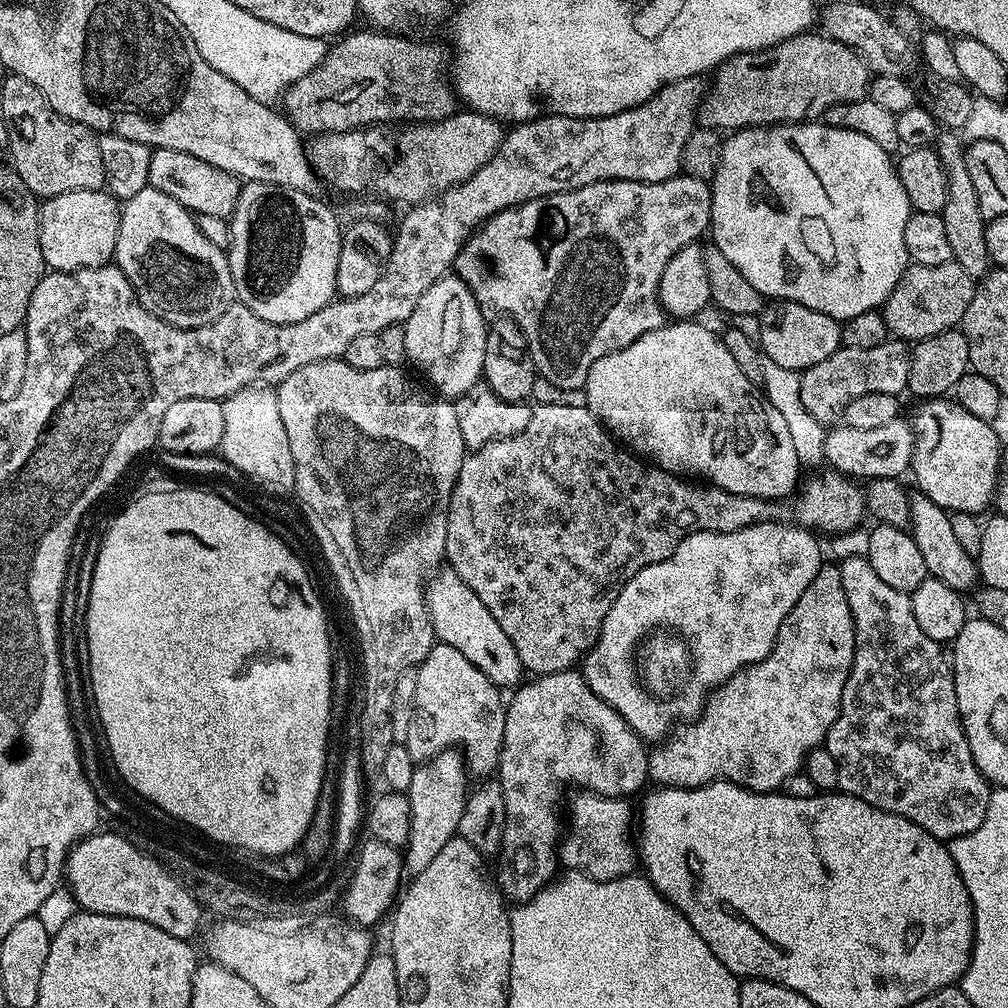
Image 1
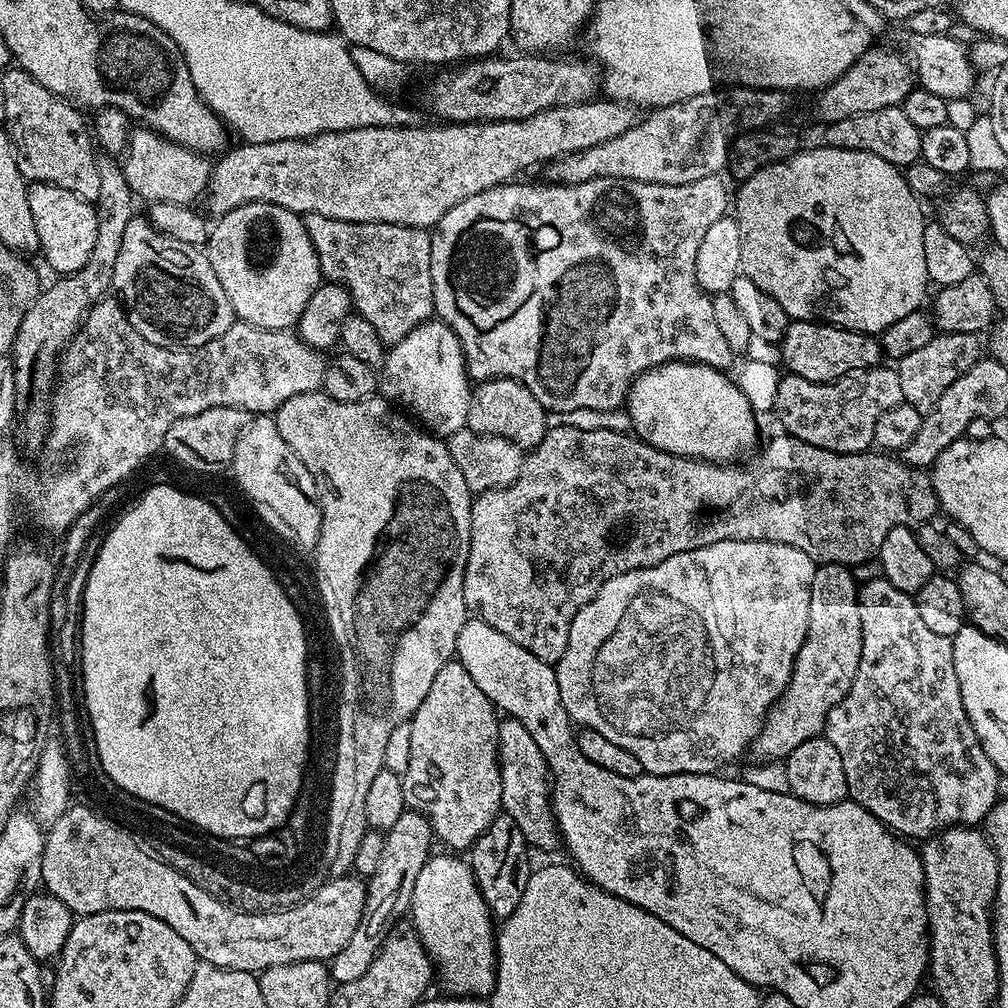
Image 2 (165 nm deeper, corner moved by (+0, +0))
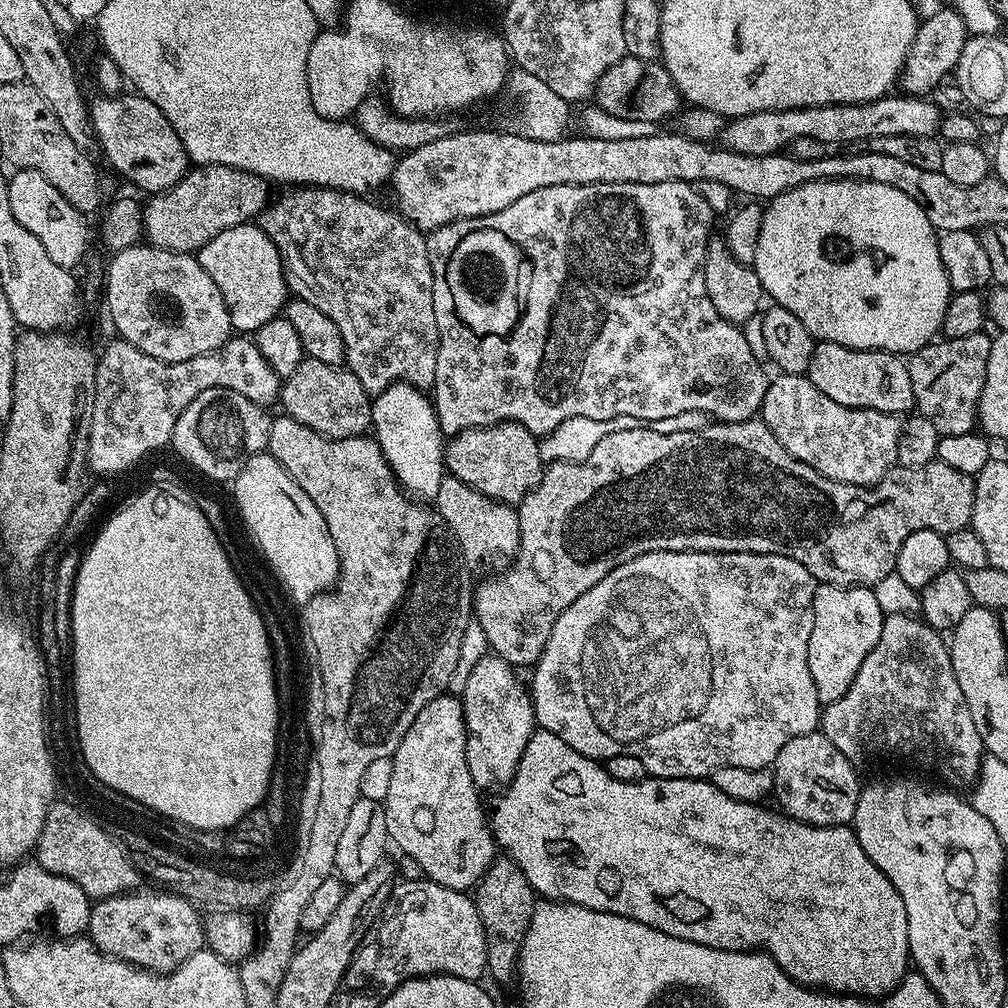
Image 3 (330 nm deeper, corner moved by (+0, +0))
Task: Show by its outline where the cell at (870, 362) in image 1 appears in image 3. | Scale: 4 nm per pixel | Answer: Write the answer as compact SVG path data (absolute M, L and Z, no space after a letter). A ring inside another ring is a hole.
M773 375L769 379L759 415L765 426L774 434L774 438L778 438L778 442L790 455L834 482L871 486L878 483L888 473L888 469L896 464L898 438L902 434L904 420L882 410L838 406L838 402L830 402L830 398L826 398L826 394L818 390L818 386L811 384L807 375Z

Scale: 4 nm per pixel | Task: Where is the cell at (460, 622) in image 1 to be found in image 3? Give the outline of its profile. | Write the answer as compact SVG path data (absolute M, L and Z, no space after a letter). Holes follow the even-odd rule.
M543 730L533 731L516 767L516 777L497 796L500 797L493 802L492 808L490 804L490 827L497 849L520 867L522 874L526 874L526 882L530 882L532 891L545 901L577 904L590 910L618 914L679 940L689 940L718 950L767 952L791 980L797 980L806 988L837 994L848 993L865 998L887 996L899 986L909 971L906 906L902 906L902 898L898 890L894 890L890 878L886 878L886 874L882 874L882 870L878 870L878 866L874 866L874 862L866 858L866 850L862 850L851 827L842 824L814 826L793 820L791 816L779 811L767 812L760 804L747 804L730 798L728 794L722 794L722 790L718 790L718 786L714 786L708 778L666 776L645 778L638 782L618 782L601 761L578 754L578 750L574 750L574 746L566 746L566 742L558 738L558 734Z

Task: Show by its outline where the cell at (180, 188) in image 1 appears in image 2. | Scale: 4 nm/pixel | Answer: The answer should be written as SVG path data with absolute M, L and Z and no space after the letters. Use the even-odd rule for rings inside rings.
M143 126L137 127L128 137L128 147L122 153L122 167L133 197L140 199L141 196L144 202L195 205L195 200L207 193L208 179L212 177L212 164L207 155L192 152Z

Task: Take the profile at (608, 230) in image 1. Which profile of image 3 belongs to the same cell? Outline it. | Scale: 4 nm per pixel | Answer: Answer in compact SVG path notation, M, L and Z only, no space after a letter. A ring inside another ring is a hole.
M675 180L674 182L606 182L605 184L563 184L562 186L546 186L538 190L530 190L530 194L525 194L518 198L516 202L511 202L510 206L498 210L497 213L486 214L480 217L462 217L449 224L442 225L427 233L428 253L430 254L430 270L434 274L434 318L438 322L438 362L436 363L436 383L434 385L434 403L437 420L445 437L457 436L462 430L467 428L485 428L491 424L500 424L503 420L512 420L516 424L526 426L532 435L543 438L557 428L566 418L594 418L595 420L615 420L623 418L625 421L630 418L638 418L641 422L656 422L652 420L672 420L675 416L684 416L687 412L709 412L713 421L722 424L733 424L743 420L753 419L759 413L764 395L768 389L769 377L764 376L765 365L754 358L754 350L746 343L743 331L737 325L726 321L718 311L714 310L714 305L710 302L710 297L706 292L706 281L703 278L704 255L707 252L708 242L713 235L712 232L712 208L708 205L708 200L704 196L696 193L697 189L686 183L685 180Z

